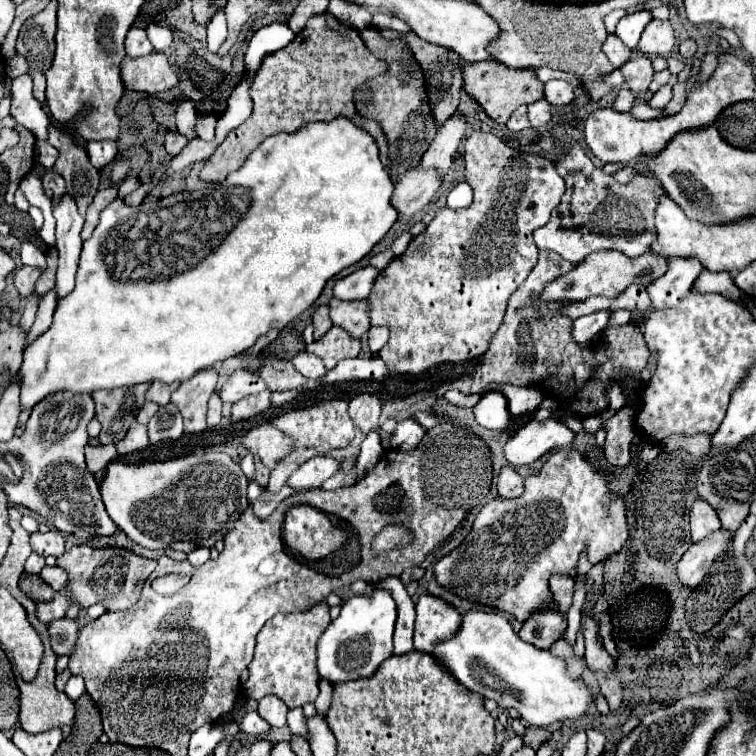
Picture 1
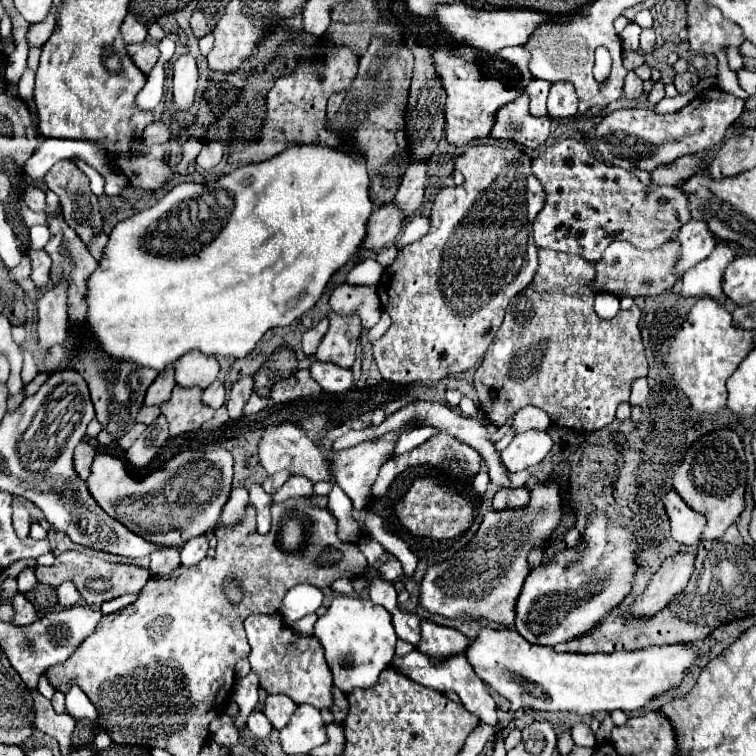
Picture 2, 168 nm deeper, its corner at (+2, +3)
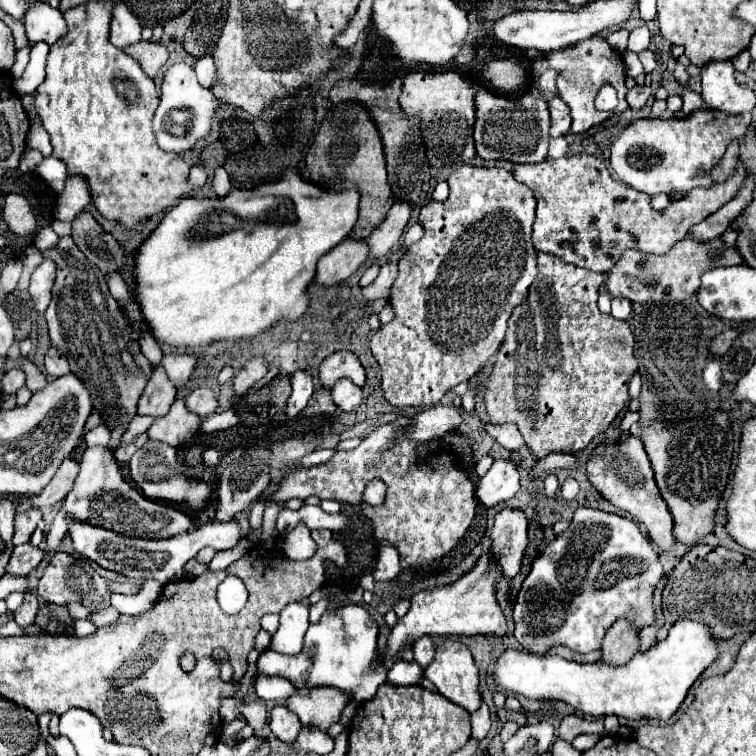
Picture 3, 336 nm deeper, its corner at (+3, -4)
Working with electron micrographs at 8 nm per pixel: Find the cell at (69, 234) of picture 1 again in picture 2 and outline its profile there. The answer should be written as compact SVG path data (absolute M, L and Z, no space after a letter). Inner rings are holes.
M61 284L55 286L53 290L43 292L43 296L37 302L37 312L39 312L37 334L43 350L51 350L53 346L65 344L67 338L65 288L61 288Z

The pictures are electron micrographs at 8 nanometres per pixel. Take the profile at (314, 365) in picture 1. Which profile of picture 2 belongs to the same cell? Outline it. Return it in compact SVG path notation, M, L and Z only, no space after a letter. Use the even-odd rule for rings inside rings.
M313 362L311 364L311 376L313 380L325 390L325 392L331 392L331 394L343 394L343 392L349 392L355 388L355 382L353 382L353 372L351 370L345 370L337 364L321 364L321 362Z

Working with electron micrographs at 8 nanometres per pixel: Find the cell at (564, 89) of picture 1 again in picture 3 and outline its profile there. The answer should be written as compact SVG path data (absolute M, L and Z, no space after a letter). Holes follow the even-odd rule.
M556 95L548 101L548 109L550 109L550 135L552 137L560 137L566 135L570 131L570 107Z

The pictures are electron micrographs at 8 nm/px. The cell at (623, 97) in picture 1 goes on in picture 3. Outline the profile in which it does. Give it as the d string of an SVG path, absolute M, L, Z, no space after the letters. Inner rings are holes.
M632 87L632 89L628 89L626 101L628 101L630 109L640 109L640 107L646 105L646 101L650 97L650 91L648 91L648 87L646 87L646 91L642 91L642 89L644 87Z

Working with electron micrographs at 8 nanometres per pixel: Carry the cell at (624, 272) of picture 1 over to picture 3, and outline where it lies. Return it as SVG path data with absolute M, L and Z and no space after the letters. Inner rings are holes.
M682 239L664 255L650 255L636 249L624 251L612 271L606 273L606 291L612 297L626 297L636 303L676 303L685 301L700 289L700 279L706 271L726 265L738 265L742 257L734 247L724 247L722 239L700 243L696 239Z

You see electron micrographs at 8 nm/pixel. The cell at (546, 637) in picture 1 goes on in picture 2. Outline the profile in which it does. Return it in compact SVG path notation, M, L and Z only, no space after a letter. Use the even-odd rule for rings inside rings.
M591 512L581 540L533 568L525 578L515 606L515 630L527 642L541 646L555 646L589 634L631 592L637 574L637 552L639 544L627 526L611 520L605 512Z

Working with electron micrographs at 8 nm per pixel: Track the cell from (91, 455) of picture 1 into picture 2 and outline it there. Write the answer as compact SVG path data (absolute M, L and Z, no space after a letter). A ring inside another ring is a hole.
M81 442L81 444L75 448L73 468L75 468L75 472L79 474L81 480L87 480L87 478L89 478L89 468L91 468L91 464L93 464L93 456L95 456L95 450L93 450L87 442Z

